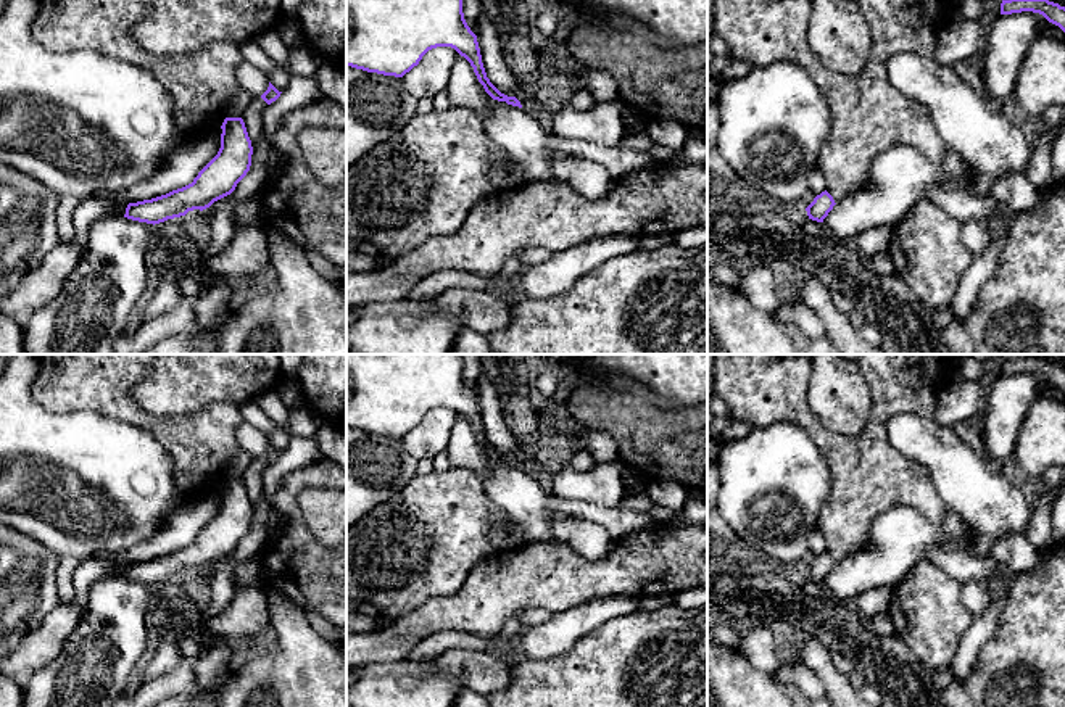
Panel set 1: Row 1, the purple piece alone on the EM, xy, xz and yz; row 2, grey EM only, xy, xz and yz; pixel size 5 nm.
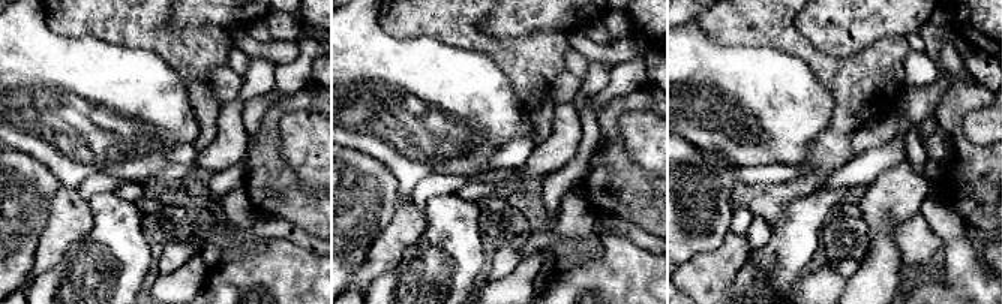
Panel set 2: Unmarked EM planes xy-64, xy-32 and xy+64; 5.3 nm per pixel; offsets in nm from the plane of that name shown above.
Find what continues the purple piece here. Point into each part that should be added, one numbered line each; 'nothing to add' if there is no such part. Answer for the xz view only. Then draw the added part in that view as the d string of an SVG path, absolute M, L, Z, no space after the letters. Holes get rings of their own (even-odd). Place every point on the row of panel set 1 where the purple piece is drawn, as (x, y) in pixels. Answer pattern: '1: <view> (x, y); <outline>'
nothing to add

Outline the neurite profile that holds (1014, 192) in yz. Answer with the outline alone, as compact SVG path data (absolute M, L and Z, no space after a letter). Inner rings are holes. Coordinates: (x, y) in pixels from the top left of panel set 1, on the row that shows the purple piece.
M1010 172L992 185L991 195L1002 211L1013 214L1030 213L1039 203L1039 190L1021 172Z

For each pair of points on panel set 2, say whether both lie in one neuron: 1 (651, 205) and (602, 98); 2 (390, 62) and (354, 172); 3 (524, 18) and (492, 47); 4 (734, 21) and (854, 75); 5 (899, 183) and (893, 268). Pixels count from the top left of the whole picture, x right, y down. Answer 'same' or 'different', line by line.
1: different
2: different
3: different
4: same
5: same

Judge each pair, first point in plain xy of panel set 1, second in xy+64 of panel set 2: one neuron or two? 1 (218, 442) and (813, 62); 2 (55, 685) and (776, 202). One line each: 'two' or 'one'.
1: one
2: two

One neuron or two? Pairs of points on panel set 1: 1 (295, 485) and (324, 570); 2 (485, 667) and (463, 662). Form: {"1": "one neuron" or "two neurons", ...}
{"1": "one neuron", "2": "one neuron"}

